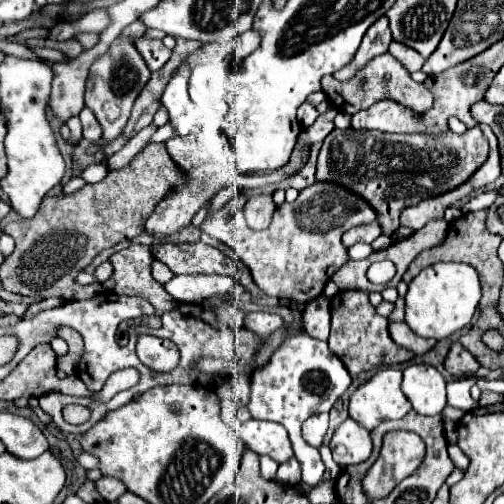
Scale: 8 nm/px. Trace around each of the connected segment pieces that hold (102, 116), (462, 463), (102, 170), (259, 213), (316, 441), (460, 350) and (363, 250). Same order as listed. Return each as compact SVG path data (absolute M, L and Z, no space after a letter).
M118 37L108 47L108 51L92 63L92 67L90 67L92 89L88 91L86 107L96 115L106 141L112 141L120 135L120 131L124 129L124 125L130 117L132 103L138 97L138 93L142 91L142 87L148 83L148 79L150 79L150 69L146 67L142 55L136 51L134 43L124 37Z
M448 445L448 455L450 455L450 459L454 461L456 467L462 467L462 469L468 467L468 459L466 459L466 455L462 453L462 449L458 445Z
M96 163L96 165L86 167L80 177L82 177L86 183L98 183L98 181L102 181L106 175L108 175L106 165L104 165L104 163Z
M254 195L246 201L244 215L252 229L264 229L272 221L274 209L276 205L272 201L272 195Z
M318 413L312 415L310 419L304 421L302 425L302 437L306 443L310 443L312 447L320 447L322 439L328 431L328 413Z
M456 341L456 343L452 343L452 347L446 355L444 369L448 373L452 373L454 377L472 377L480 369L480 365L474 359L474 355Z
M356 243L356 245L352 245L352 247L348 249L348 257L350 257L352 261L366 259L370 253L372 253L372 247L370 247L368 243Z

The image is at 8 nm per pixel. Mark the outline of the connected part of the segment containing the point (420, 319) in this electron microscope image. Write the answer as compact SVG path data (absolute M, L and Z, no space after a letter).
M434 263L412 279L404 301L408 327L420 337L434 337L440 341L472 321L480 301L480 279L476 269L466 263Z

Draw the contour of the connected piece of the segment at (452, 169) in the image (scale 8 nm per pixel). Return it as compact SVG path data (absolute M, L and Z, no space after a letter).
M478 127L458 135L444 131L436 137L426 133L396 135L382 131L334 129L318 155L316 181L332 181L348 187L352 193L368 199L376 211L384 235L392 235L400 221L402 209L422 199L442 195L464 183L488 157L488 141Z

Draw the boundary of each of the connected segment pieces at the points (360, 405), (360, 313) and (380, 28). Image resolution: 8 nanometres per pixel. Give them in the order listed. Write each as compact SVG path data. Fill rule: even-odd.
M392 367L378 369L350 395L350 417L368 431L386 419L402 419L412 405L400 391L400 383L402 371Z
M340 291L330 299L332 311L332 331L330 331L330 351L342 359L348 373L358 377L362 371L376 369L380 365L396 365L410 361L414 357L412 351L398 347L388 335L388 319L380 317L376 309L368 301L366 291Z
M380 17L364 35L362 39L362 45L360 45L360 51L356 51L352 63L344 65L340 71L334 73L334 77L338 81L346 81L350 77L354 77L354 73L358 69L362 69L370 59L382 55L388 51L388 45L392 41L392 35L390 35L390 29L388 29L388 19L386 17Z

